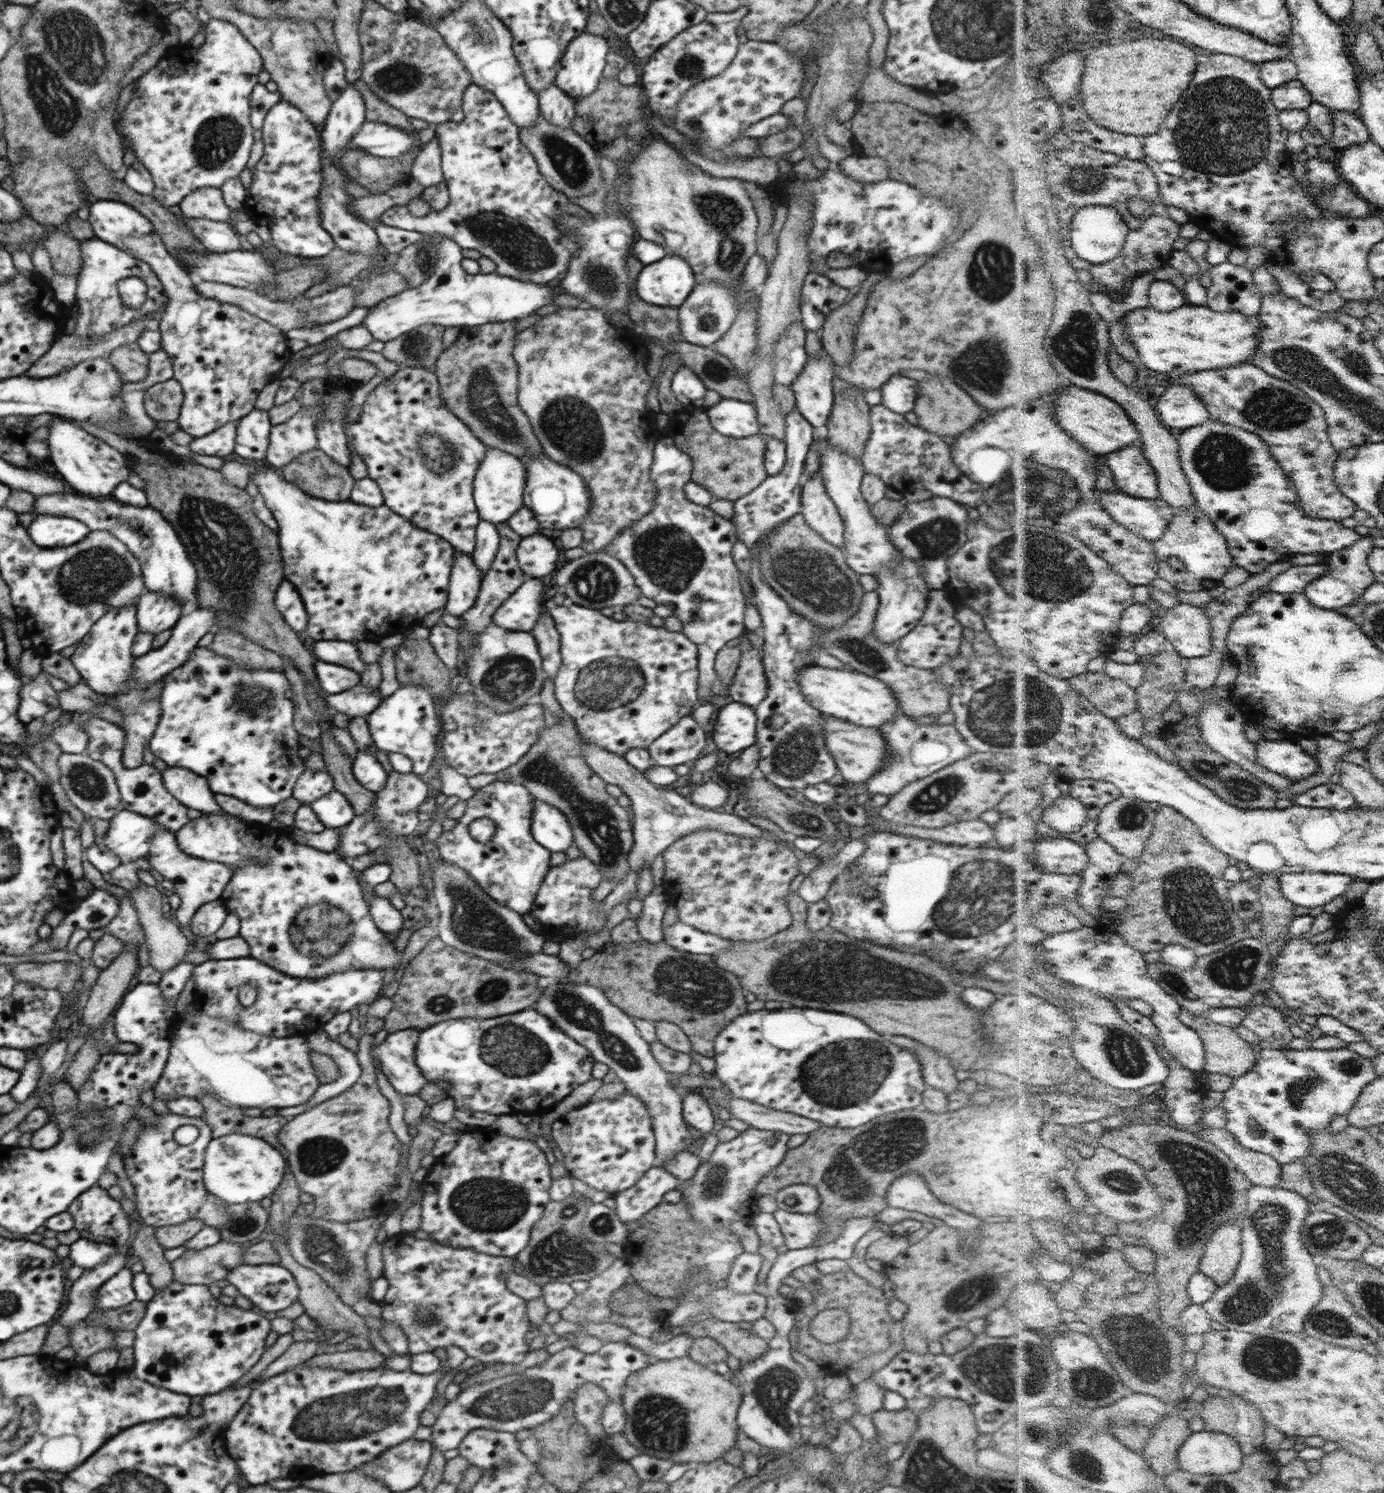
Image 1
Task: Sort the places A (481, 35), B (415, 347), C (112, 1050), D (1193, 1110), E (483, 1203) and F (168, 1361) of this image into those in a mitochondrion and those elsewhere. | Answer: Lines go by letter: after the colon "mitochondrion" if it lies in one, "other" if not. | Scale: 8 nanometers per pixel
A: mitochondrion
B: mitochondrion
C: other
D: other
E: mitochondrion
F: other

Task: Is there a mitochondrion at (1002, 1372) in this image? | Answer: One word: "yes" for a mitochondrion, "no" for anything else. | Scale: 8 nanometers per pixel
yes

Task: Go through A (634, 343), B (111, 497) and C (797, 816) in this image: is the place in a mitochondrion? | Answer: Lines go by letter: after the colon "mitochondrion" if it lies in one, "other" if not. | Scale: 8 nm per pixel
A: other
B: other
C: mitochondrion

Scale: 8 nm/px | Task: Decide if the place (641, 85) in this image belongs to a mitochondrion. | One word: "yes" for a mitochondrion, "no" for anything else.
no

